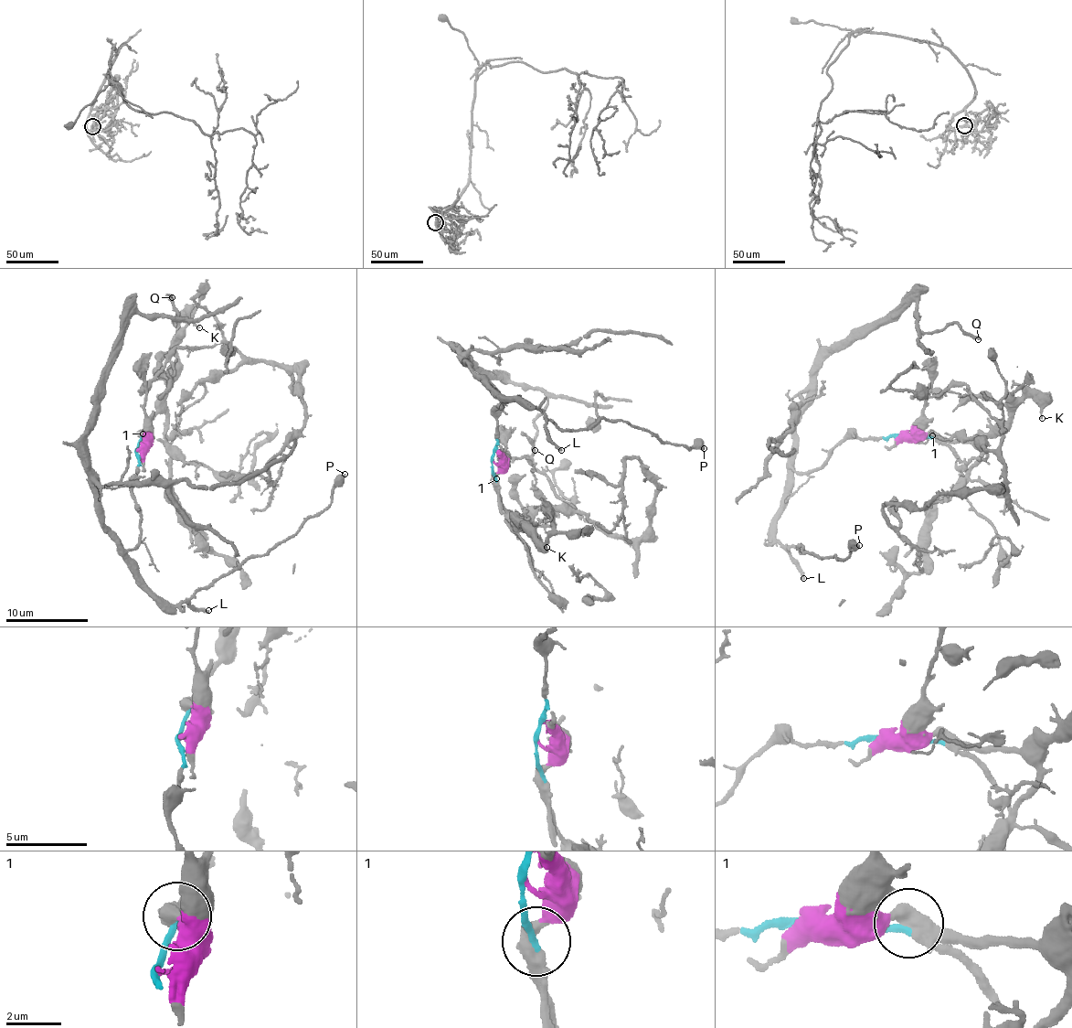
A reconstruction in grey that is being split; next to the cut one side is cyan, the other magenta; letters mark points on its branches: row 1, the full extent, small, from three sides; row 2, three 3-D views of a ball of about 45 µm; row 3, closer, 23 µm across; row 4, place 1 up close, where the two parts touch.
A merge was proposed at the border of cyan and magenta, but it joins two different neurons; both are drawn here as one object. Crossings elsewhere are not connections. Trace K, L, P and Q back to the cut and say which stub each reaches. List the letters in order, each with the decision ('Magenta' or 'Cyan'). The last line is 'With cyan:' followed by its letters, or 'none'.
K: Magenta
L: Cyan
P: Cyan
Q: Cyan
With cyan: L, P, Q

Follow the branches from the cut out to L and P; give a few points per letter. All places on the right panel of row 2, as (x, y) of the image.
L: (908, 435), (848, 437), (819, 467), (790, 468), (788, 498), (774, 537), (803, 579)
P: (908, 435), (848, 437), (819, 467), (790, 468), (778, 541), (836, 561), (858, 545)

